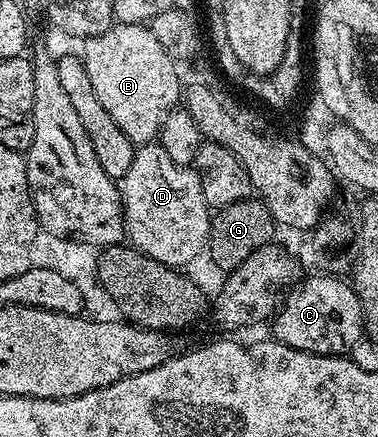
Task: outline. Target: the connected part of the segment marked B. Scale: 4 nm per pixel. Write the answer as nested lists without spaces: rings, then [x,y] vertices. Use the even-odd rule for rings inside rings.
[[[111,25],[108,31],[104,31],[95,37],[85,38],[86,53],[81,54],[84,67],[88,71],[88,80],[92,83],[92,91],[96,91],[96,99],[104,106],[104,111],[112,115],[112,123],[128,135],[135,146],[145,145],[157,138],[158,132],[162,129],[162,120],[167,113],[175,108],[180,101],[180,85],[178,89],[178,73],[176,63],[160,47],[156,35],[146,25]]]

